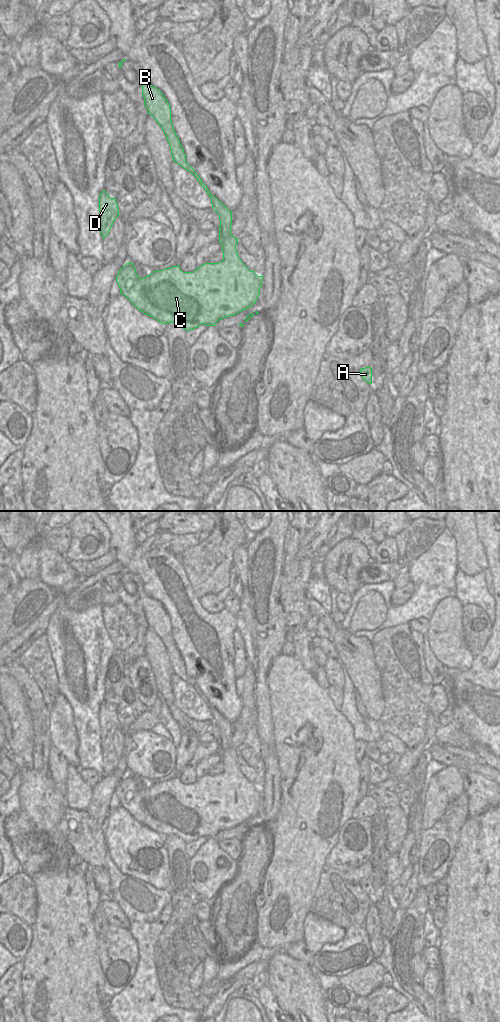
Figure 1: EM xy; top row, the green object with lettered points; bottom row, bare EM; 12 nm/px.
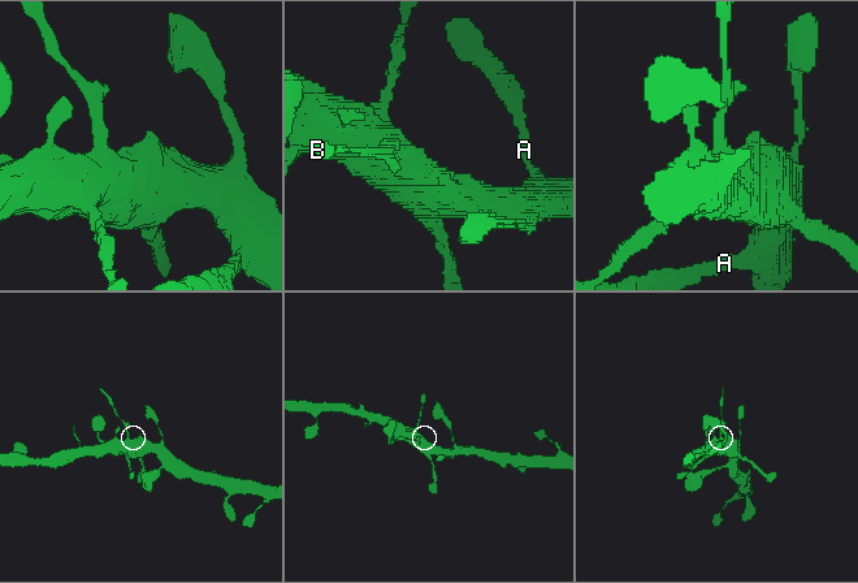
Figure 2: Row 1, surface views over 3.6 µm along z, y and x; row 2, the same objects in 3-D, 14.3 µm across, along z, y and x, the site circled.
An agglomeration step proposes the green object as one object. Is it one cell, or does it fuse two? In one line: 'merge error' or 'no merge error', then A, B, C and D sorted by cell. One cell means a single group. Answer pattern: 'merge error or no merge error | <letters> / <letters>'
merge error | A C D / B

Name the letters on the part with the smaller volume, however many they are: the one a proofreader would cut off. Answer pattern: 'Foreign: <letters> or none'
Foreign: B

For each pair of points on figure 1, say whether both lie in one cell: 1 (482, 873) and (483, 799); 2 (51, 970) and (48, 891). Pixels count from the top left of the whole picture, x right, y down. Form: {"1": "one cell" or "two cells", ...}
{"1": "two cells", "2": "one cell"}

